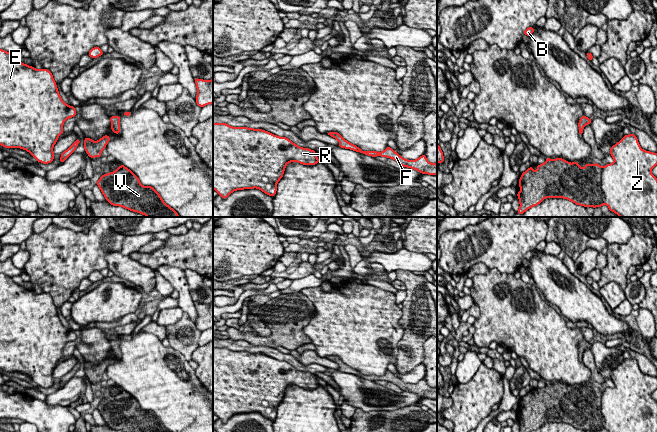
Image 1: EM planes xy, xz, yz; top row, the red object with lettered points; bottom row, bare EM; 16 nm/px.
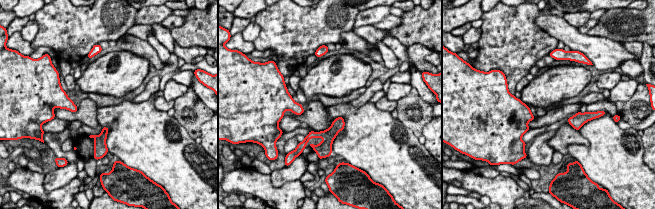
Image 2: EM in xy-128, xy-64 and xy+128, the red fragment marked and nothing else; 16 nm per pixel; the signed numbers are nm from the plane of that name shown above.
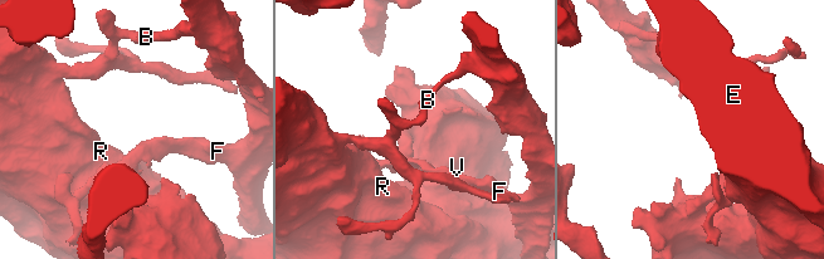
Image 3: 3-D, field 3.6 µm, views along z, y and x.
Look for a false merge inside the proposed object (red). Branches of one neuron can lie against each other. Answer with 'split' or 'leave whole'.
split

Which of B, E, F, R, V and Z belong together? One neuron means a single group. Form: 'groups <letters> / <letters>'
groups B E R V Z / F

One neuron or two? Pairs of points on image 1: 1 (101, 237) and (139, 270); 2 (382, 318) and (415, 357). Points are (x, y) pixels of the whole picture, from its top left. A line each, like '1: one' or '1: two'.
1: two
2: two

